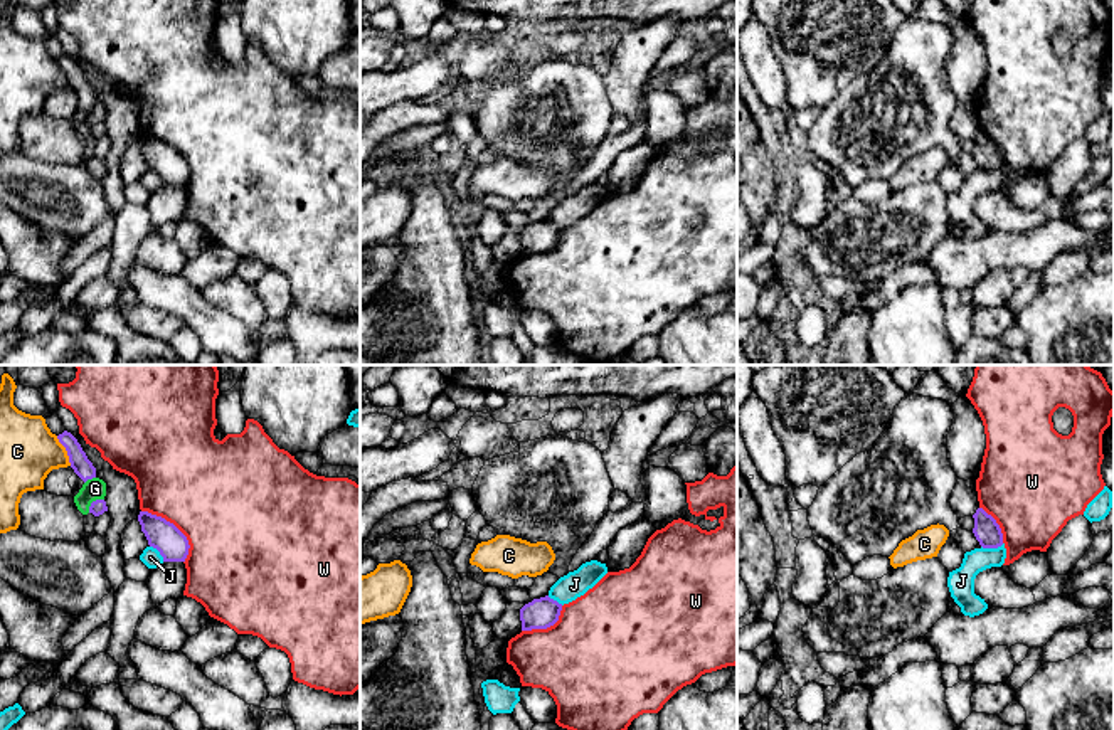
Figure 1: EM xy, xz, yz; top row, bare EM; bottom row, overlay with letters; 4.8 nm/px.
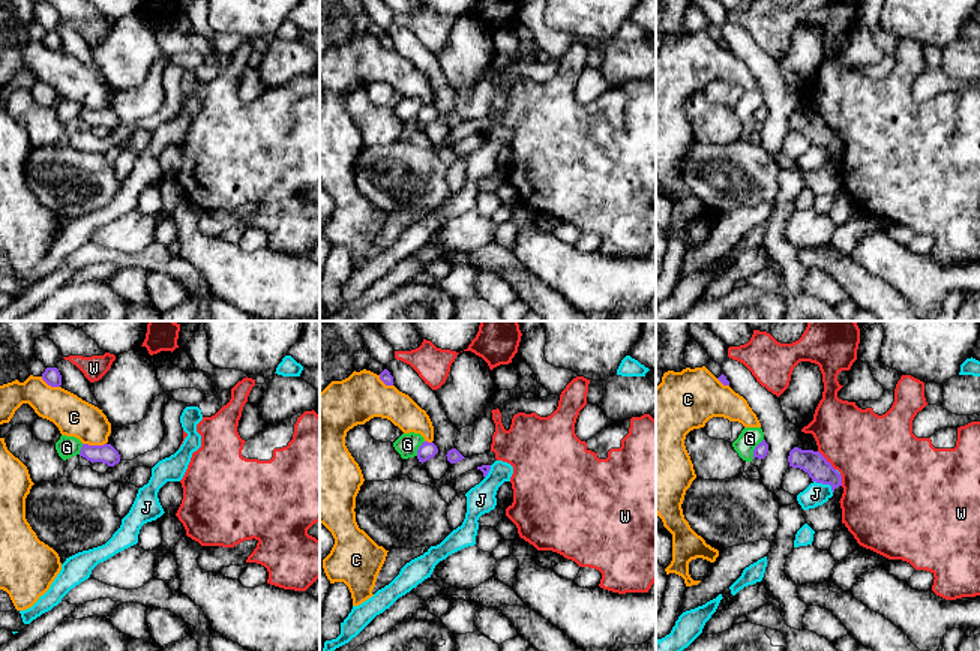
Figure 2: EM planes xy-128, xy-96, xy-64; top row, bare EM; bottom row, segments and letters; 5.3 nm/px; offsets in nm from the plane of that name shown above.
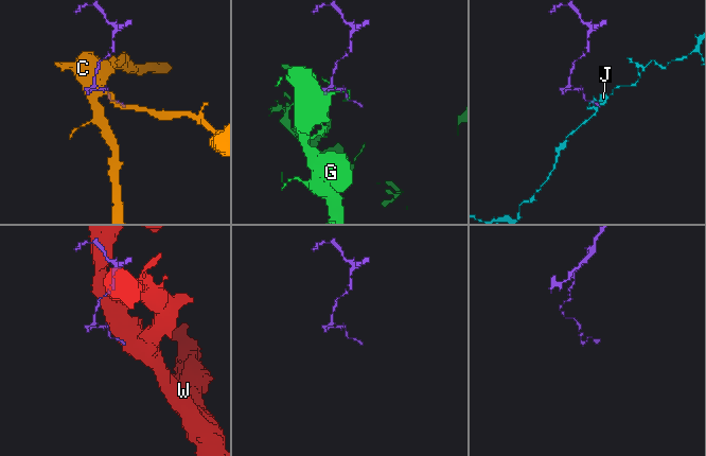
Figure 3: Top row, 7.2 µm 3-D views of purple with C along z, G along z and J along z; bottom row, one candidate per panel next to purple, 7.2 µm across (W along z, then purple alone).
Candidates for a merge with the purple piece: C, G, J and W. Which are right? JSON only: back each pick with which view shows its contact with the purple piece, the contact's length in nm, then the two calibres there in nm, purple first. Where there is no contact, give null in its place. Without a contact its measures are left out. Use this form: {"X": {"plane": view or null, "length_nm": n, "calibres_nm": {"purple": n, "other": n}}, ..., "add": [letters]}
{"add": []}

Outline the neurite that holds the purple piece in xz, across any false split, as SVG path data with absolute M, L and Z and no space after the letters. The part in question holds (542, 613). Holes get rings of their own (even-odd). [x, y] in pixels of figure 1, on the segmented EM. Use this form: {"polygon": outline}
{"polygon": "M549 595L533 599L520 609L522 631L547 629L559 621L562 604Z"}

